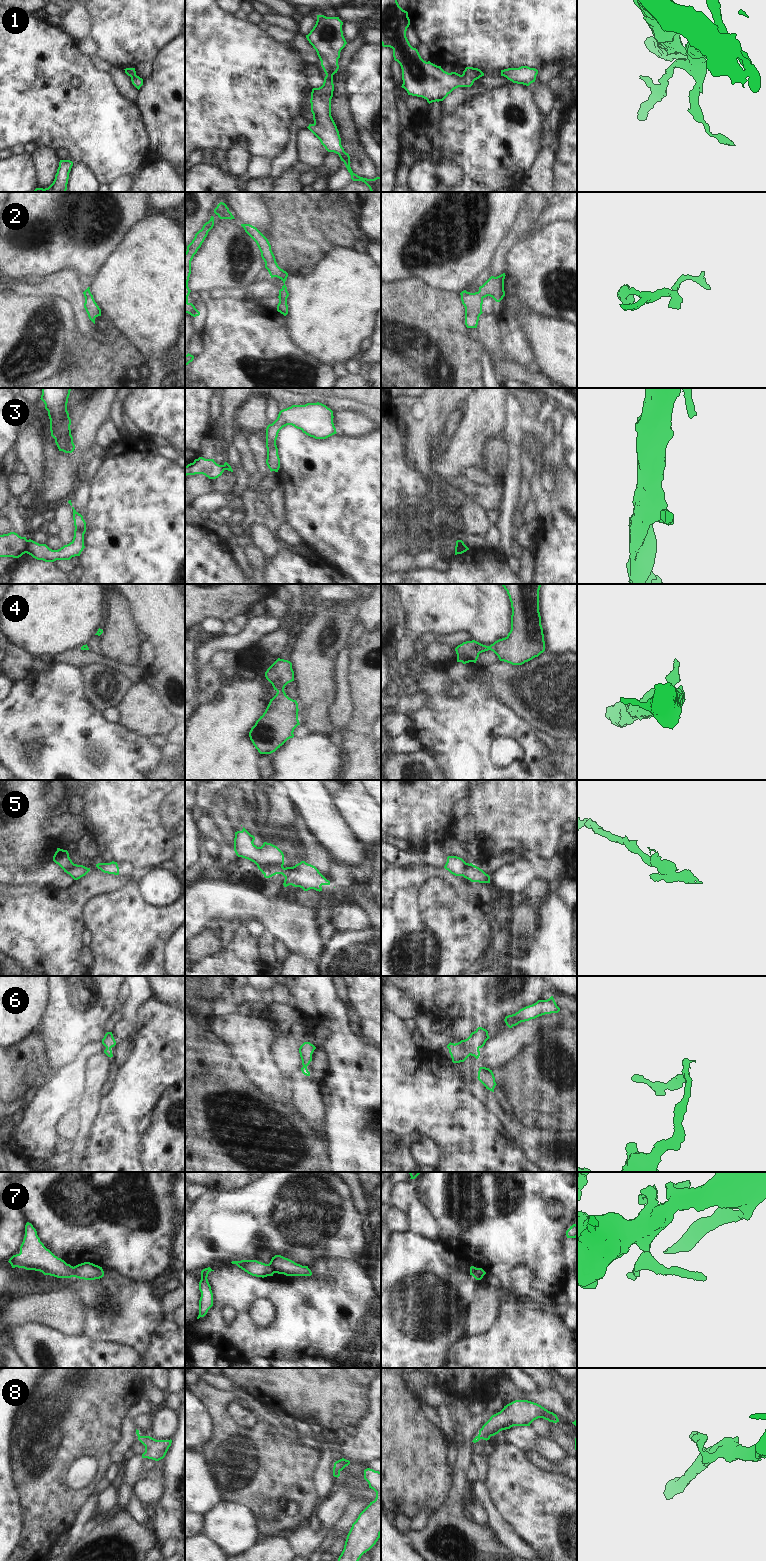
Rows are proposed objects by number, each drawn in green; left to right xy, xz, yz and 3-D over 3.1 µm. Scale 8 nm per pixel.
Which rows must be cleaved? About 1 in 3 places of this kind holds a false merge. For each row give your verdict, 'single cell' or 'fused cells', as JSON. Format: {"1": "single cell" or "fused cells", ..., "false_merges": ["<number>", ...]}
{"1": "fused cells", "2": "single cell", "3": "fused cells", "4": "single cell", "5": "fused cells", "6": "single cell", "7": "fused cells", "8": "single cell", "false_merges": ["1", "3", "5", "7"]}

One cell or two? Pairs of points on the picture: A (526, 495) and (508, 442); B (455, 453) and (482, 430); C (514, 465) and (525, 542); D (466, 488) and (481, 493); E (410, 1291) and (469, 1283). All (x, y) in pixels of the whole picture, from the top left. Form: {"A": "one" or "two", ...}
{"A": "two", "B": "one", "C": "two", "D": "one", "E": "one"}

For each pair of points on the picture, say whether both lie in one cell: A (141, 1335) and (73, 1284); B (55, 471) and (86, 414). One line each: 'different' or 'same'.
A: same
B: same

